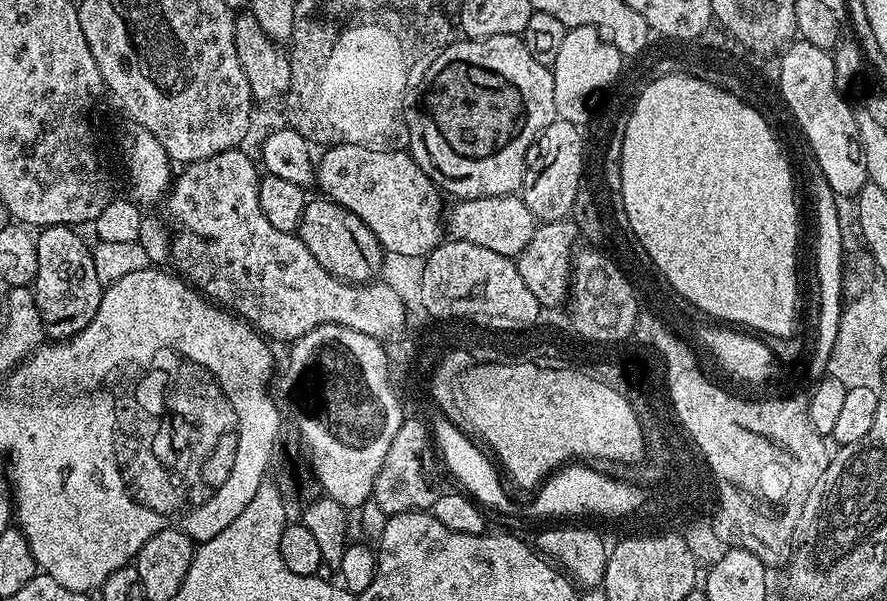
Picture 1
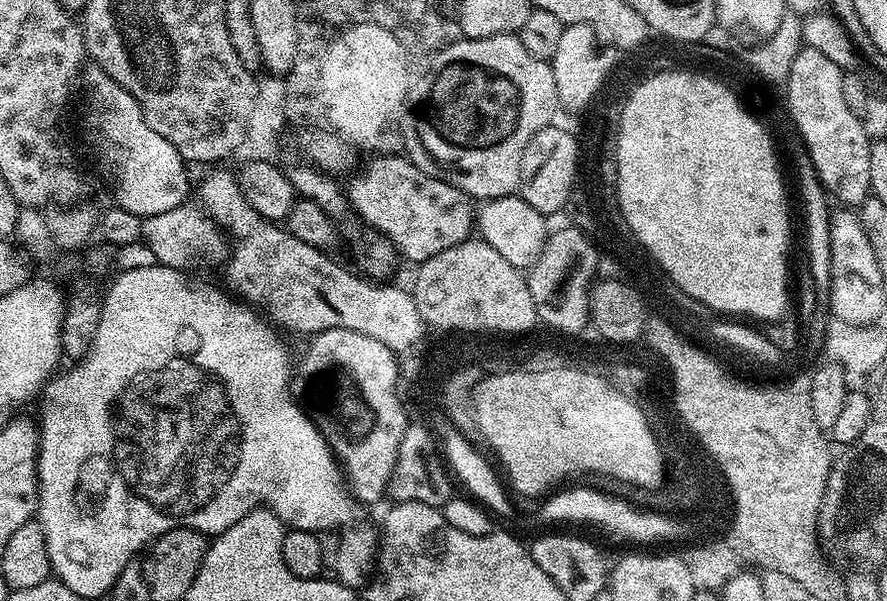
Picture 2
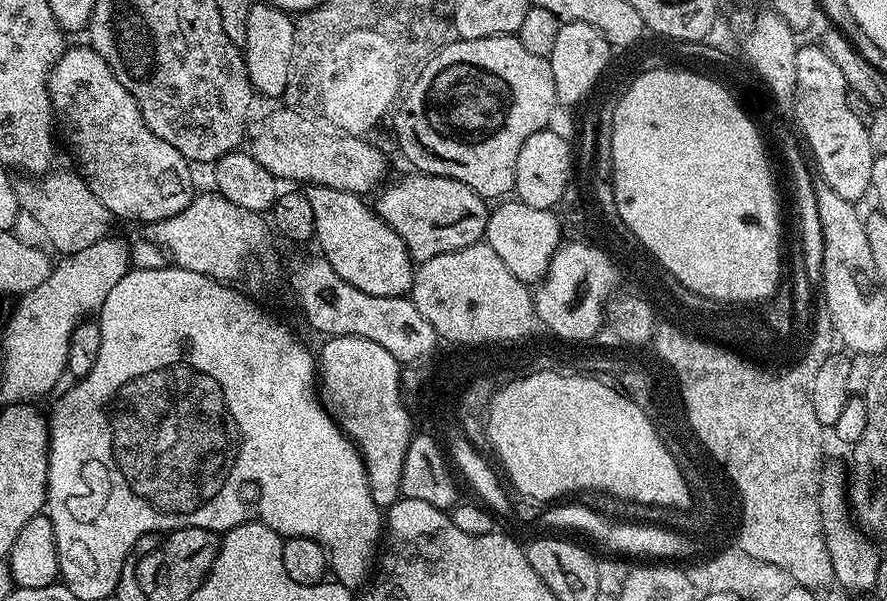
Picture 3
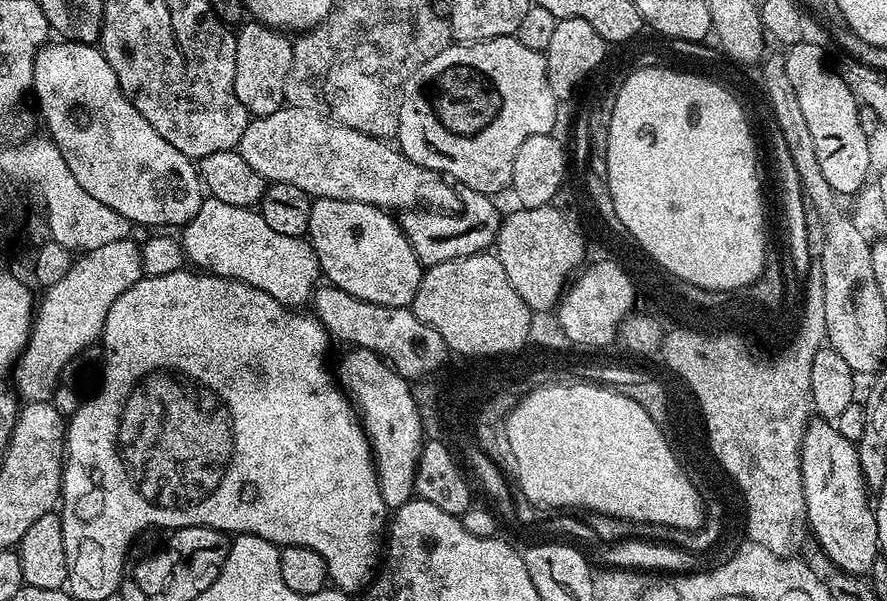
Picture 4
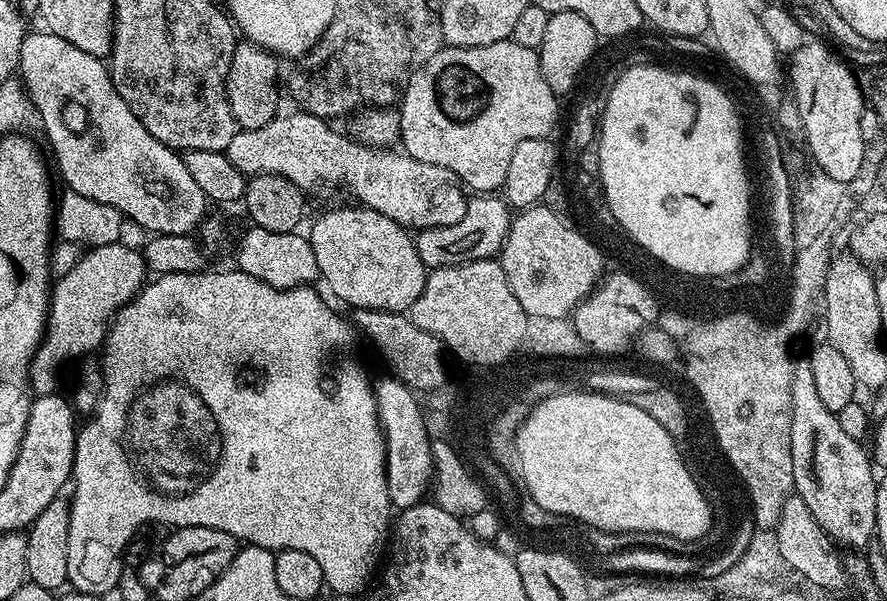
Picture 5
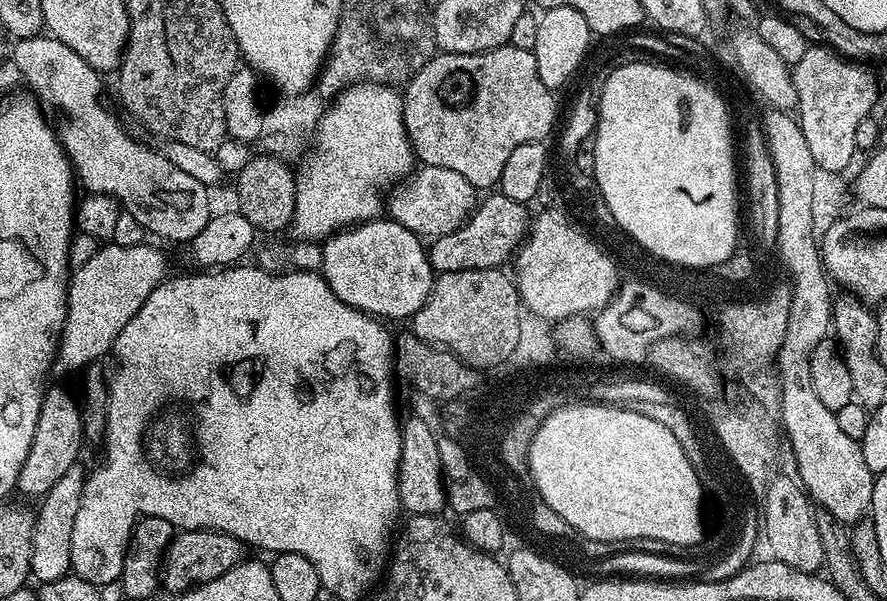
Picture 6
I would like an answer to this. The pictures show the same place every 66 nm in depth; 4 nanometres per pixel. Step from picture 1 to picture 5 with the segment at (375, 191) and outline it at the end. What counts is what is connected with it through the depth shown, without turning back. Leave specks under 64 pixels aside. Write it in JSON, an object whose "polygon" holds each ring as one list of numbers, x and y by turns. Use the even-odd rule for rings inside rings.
{"polygon":[[476,194,466,206,466,214,462,214,454,226,441,228,421,228,414,239,418,258,422,258,424,267,431,270,442,268,446,264,465,264,471,260,490,260,499,253,512,226,513,213,507,200,496,194]]}

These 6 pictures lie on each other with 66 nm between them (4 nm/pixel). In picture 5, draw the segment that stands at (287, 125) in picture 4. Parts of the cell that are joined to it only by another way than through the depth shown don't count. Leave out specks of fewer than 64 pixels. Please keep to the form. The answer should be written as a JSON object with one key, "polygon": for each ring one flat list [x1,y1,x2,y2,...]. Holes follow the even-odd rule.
{"polygon":[[295,110,289,116,277,114,272,120,266,122,264,126,257,129,243,129,238,130,234,134,234,138,230,138,230,146,226,150,226,154,230,158,230,162,234,162,234,166,238,166,238,170,245,174,255,174,258,172,269,172,270,174,278,174,282,178,290,178,290,182,294,182,294,186,311,190,311,188,349,188,354,195,357,196,359,203,363,207,370,210,378,210,378,214,386,214,386,218,394,218,394,222,398,222,402,227,409,230,419,230,421,228,441,228,442,226,454,226,454,222,459,222,462,219,462,214,466,214,466,206,468,205,469,197,464,196,466,193,465,185,461,184,460,180,454,174,454,170,446,170,446,166,433,166,431,162,418,162,418,158,401,154,396,150,389,150,388,148,370,148,367,144,360,143,359,140,353,138,351,135,345,134,343,136,340,132,335,132,332,129,333,125,329,121,322,119,320,116,311,116,309,112,303,110]]}

